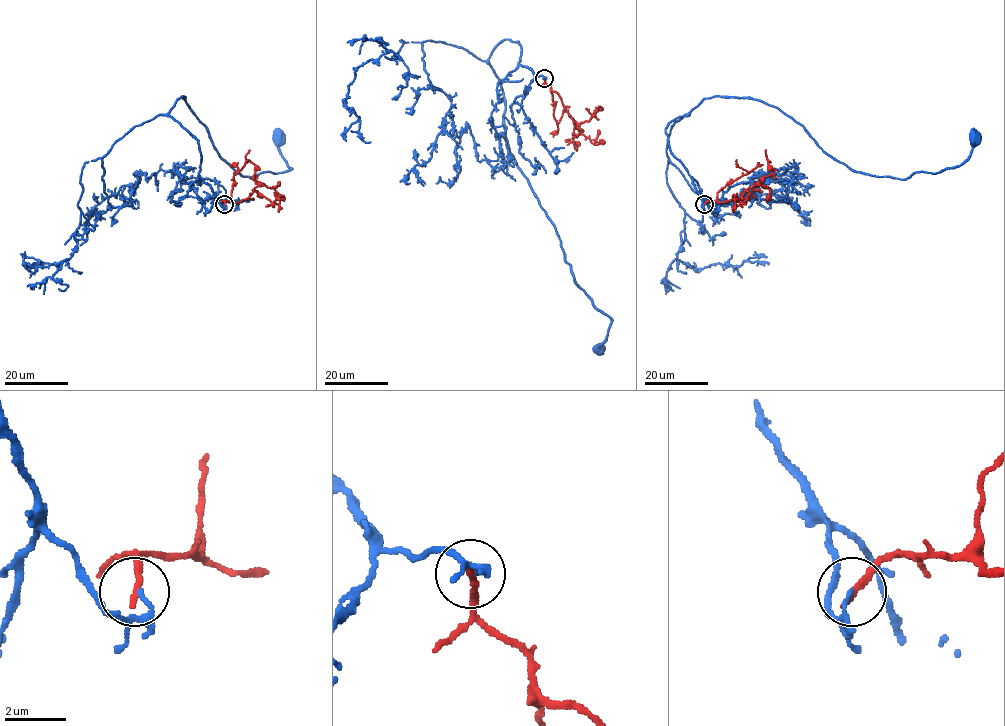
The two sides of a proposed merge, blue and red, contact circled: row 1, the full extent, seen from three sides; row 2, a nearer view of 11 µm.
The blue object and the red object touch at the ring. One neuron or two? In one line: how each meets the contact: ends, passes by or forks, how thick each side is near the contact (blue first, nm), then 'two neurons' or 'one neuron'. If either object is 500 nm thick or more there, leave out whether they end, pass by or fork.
blue ends; red ends; calibres 130 and 240 nm; two neurons

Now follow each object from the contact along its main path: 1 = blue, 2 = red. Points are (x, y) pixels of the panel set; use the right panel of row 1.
1: (704, 204), (665, 128), (715, 96), (775, 106), (827, 154), (875, 177), (906, 179), (960, 165), (974, 138)
2: (704, 204), (708, 200), (739, 199), (768, 176), (771, 167), (766, 149)

